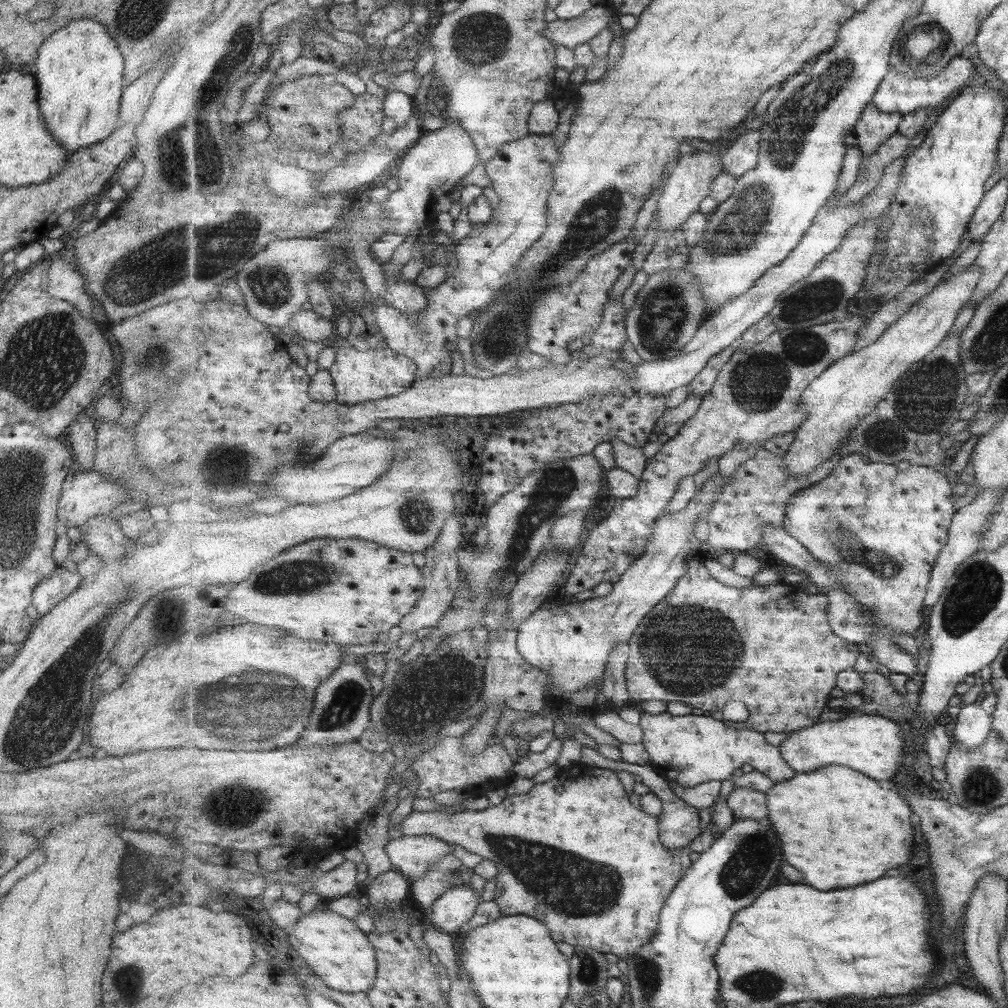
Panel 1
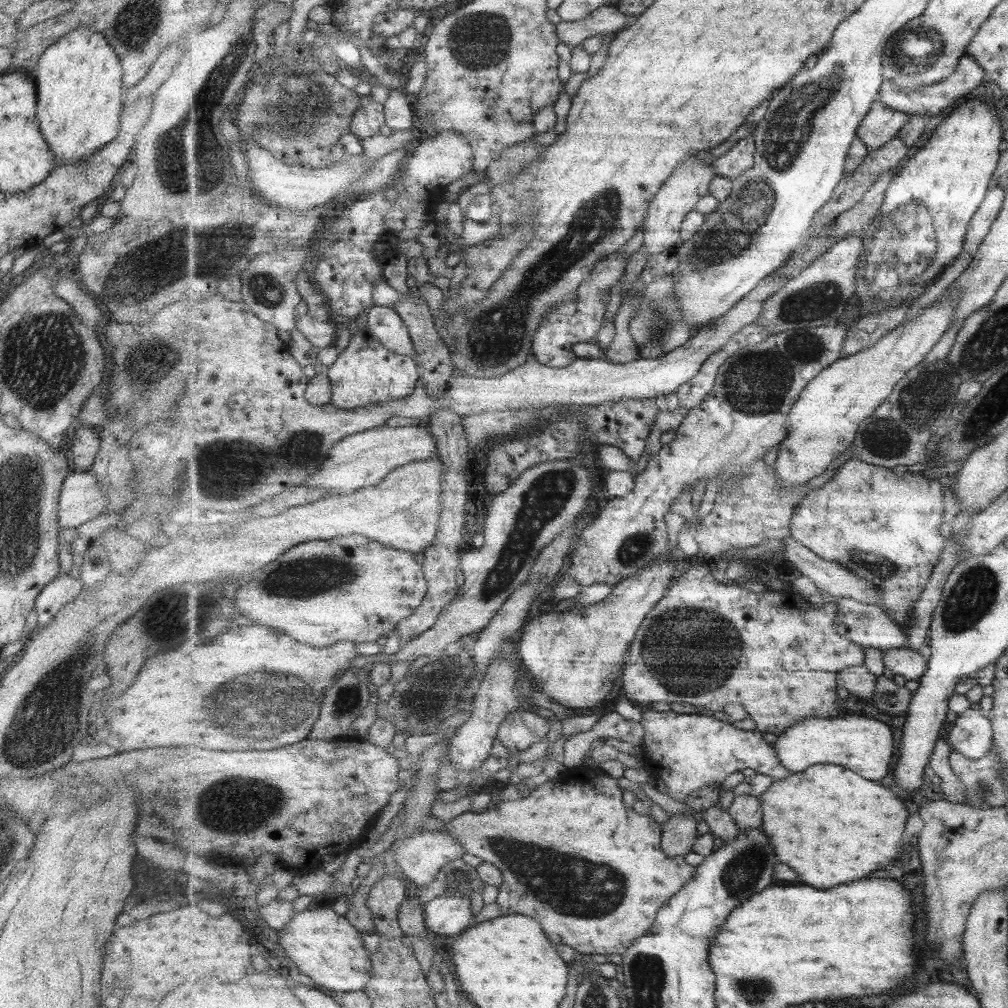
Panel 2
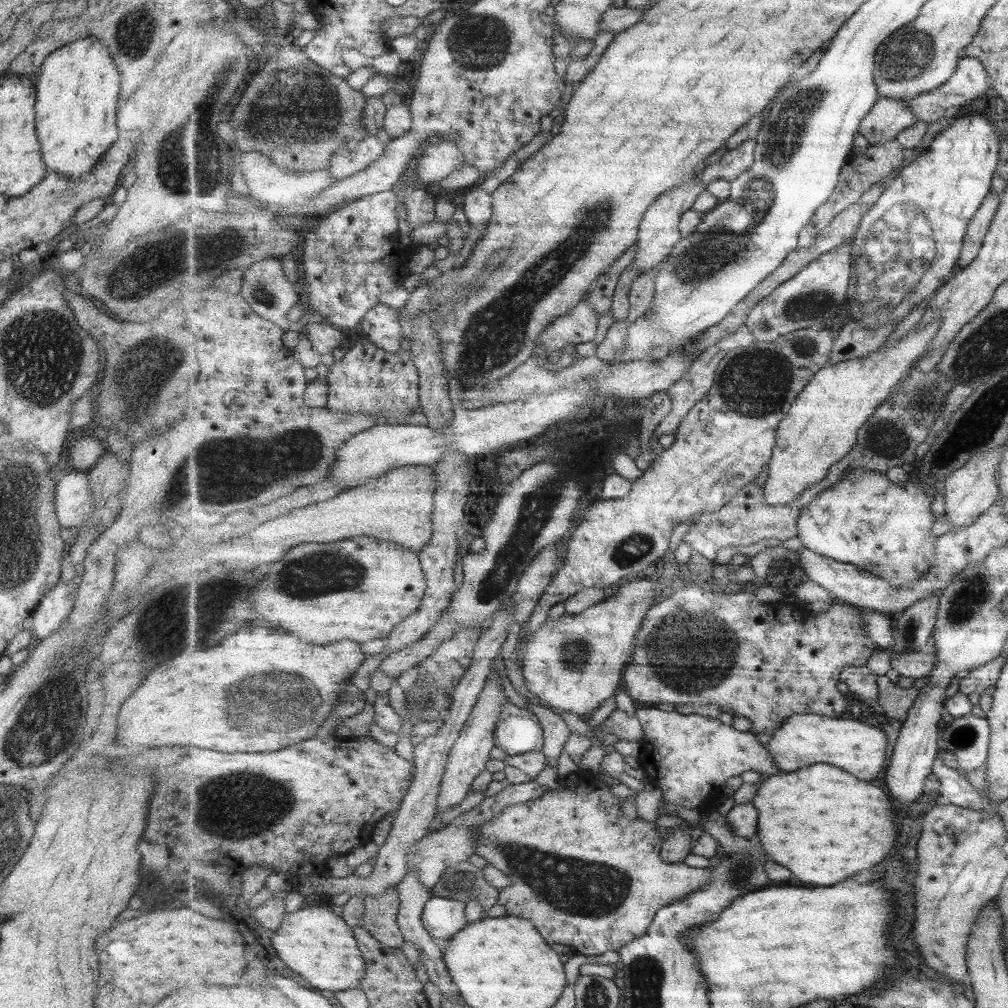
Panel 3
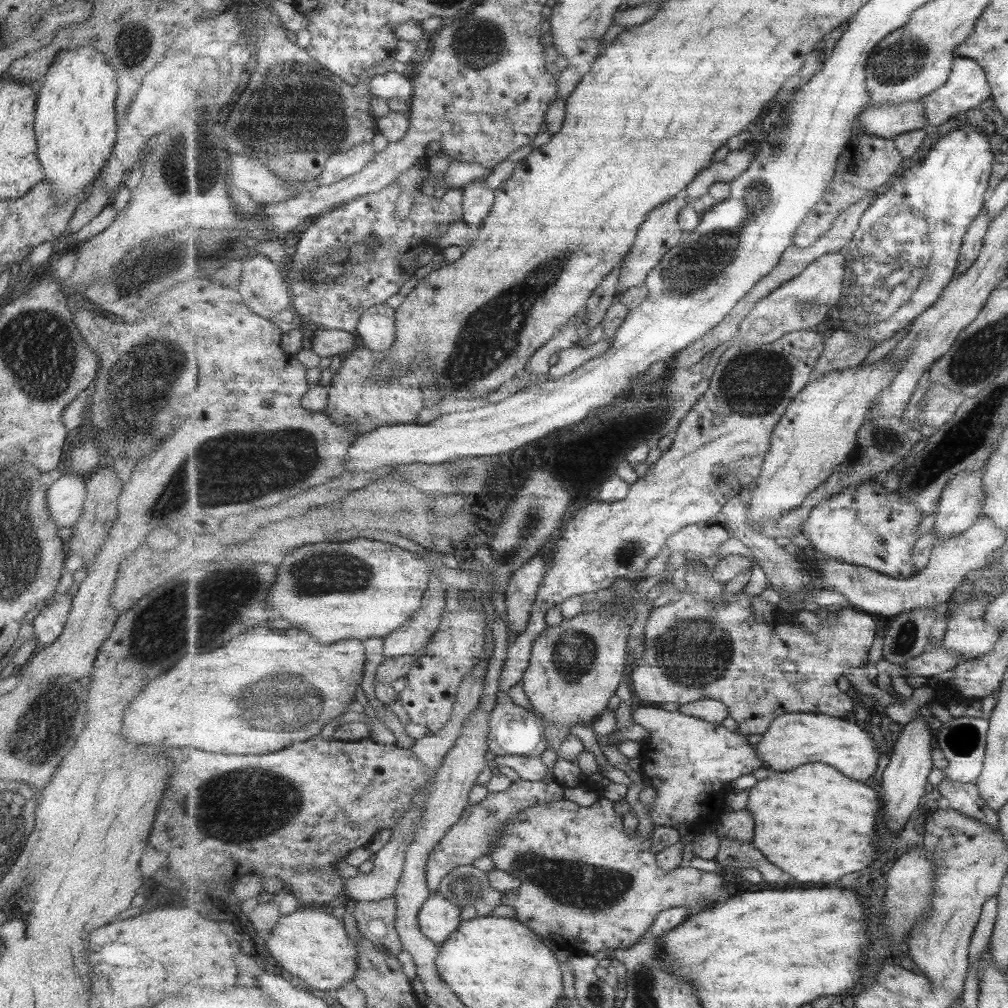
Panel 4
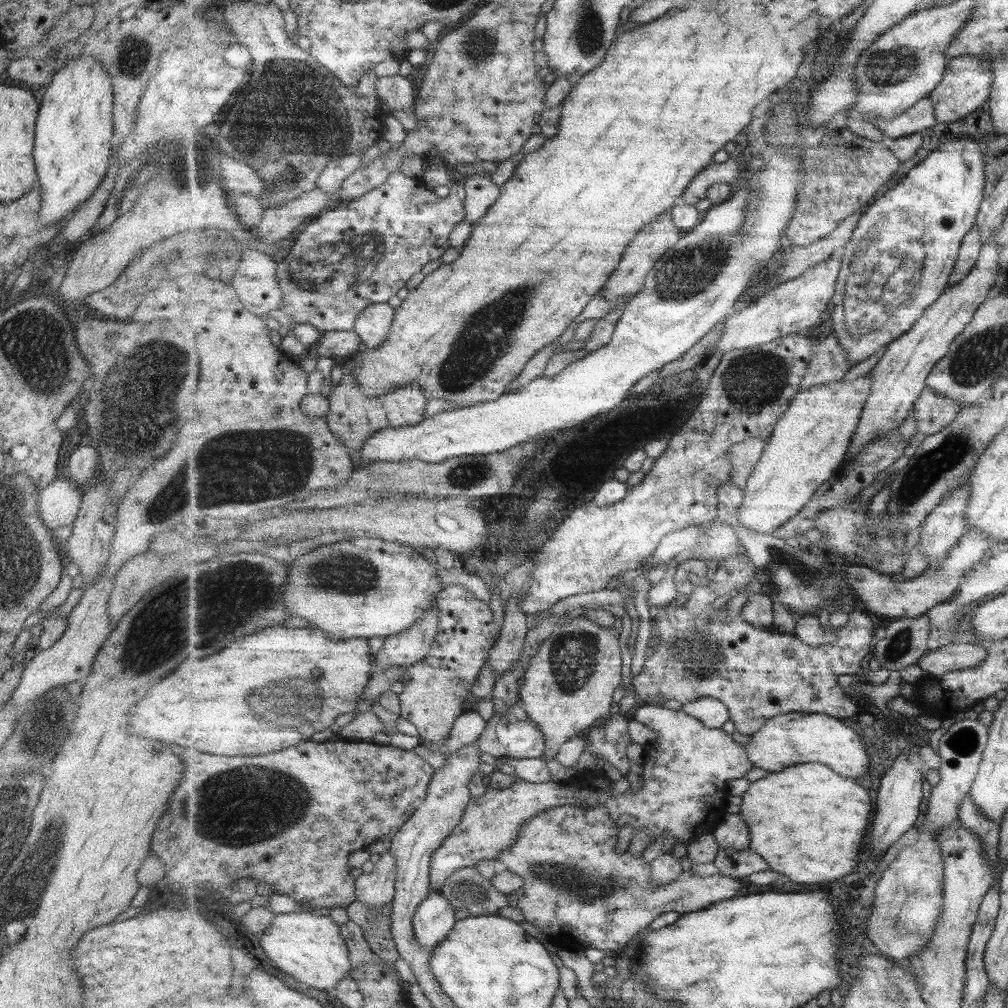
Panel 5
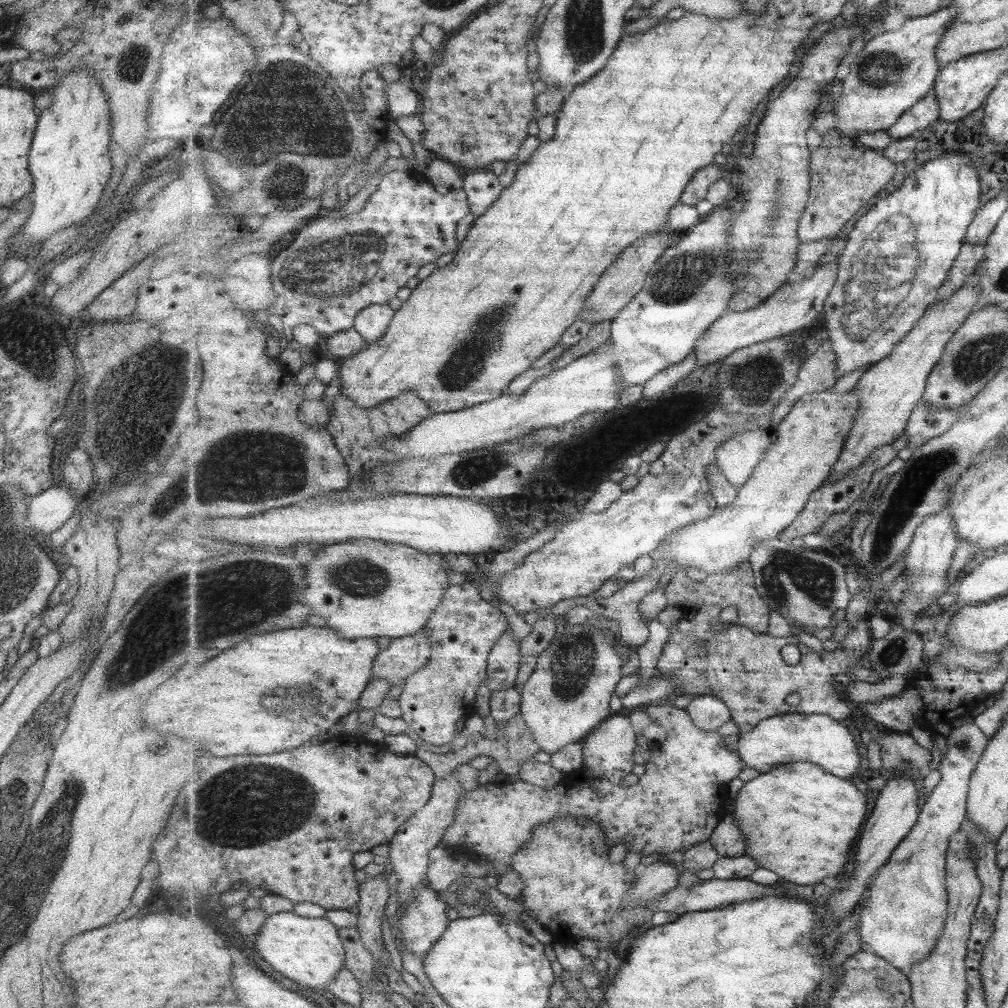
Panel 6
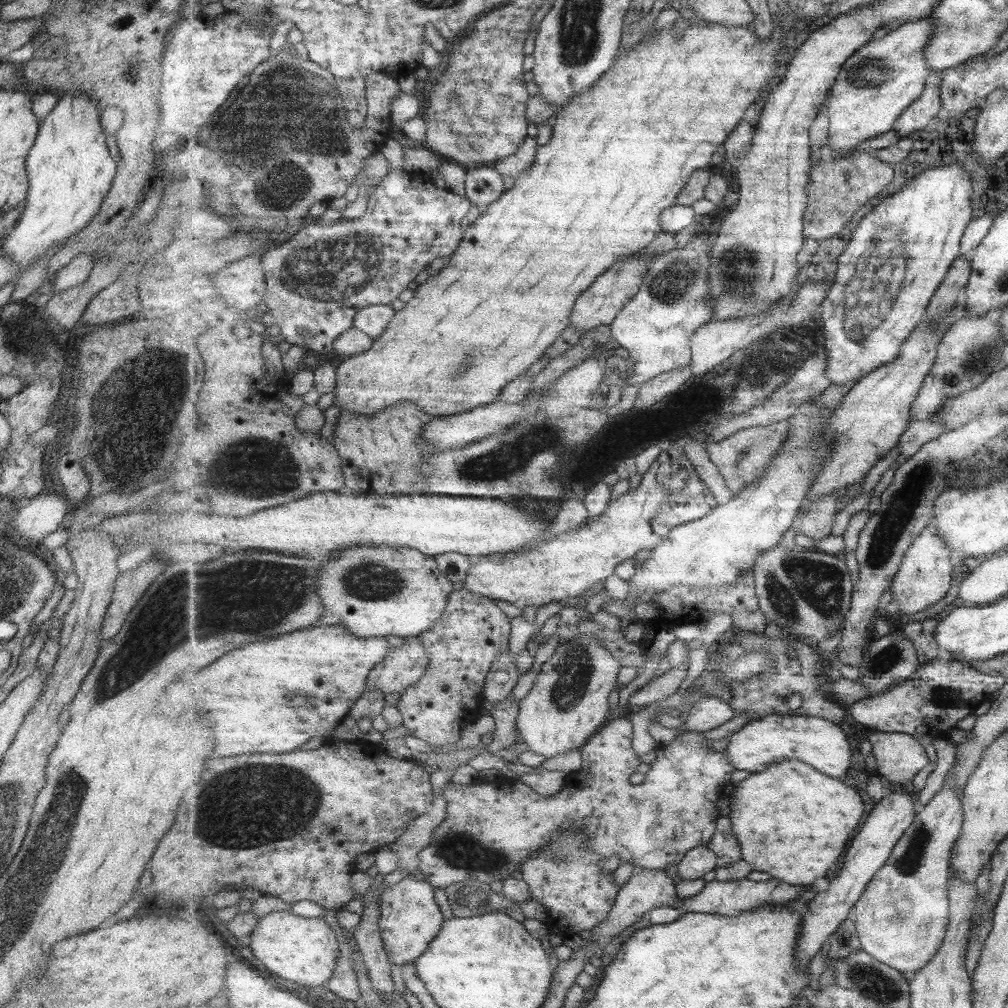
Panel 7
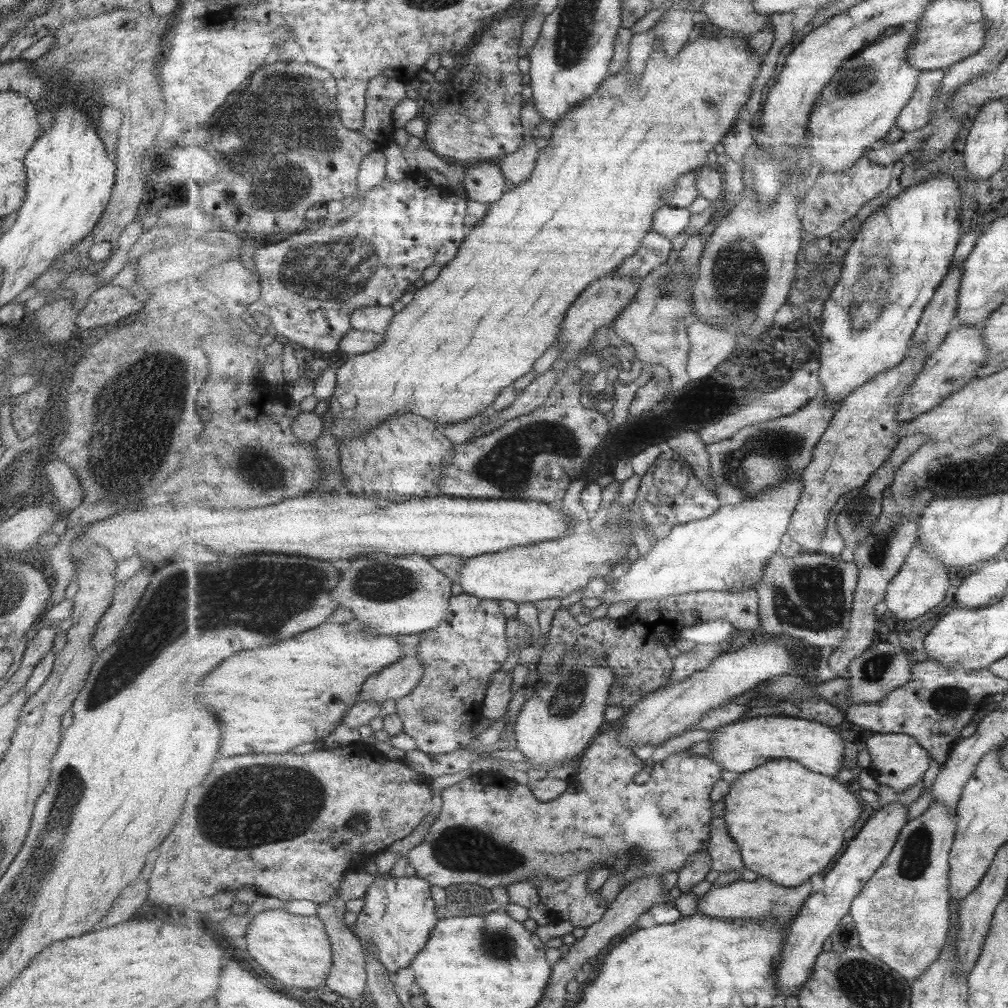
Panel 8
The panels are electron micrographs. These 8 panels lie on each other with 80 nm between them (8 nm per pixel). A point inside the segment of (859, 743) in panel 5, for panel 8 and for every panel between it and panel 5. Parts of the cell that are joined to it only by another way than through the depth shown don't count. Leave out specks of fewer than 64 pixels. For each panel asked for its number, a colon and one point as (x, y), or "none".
6: (820, 739)
7: (818, 741)
8: (739, 747)

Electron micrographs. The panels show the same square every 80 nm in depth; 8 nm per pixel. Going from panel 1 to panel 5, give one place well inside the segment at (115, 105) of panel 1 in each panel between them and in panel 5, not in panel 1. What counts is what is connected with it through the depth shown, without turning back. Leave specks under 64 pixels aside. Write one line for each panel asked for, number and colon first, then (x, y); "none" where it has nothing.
2: (79, 93)
3: (78, 87)
4: (75, 122)
5: (74, 136)

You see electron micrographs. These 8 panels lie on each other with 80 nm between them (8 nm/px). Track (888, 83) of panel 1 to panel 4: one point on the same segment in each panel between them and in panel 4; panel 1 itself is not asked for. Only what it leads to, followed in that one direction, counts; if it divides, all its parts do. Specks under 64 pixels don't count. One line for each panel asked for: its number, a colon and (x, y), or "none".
2: (968, 78)
3: (971, 81)
4: (968, 86)

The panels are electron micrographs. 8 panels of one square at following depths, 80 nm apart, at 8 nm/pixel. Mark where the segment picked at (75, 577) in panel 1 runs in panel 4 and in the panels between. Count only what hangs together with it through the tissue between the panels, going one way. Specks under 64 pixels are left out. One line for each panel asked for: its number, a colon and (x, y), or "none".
2: (59, 592)
3: (56, 604)
4: (49, 622)

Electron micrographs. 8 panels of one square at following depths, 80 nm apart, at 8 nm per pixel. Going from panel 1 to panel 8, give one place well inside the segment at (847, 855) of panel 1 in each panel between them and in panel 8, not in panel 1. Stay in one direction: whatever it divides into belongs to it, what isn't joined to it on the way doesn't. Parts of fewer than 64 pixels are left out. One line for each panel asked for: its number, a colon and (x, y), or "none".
2: (831, 825)
3: (825, 825)
4: (817, 824)
5: (816, 832)
6: (809, 820)
7: (794, 822)
8: (790, 822)

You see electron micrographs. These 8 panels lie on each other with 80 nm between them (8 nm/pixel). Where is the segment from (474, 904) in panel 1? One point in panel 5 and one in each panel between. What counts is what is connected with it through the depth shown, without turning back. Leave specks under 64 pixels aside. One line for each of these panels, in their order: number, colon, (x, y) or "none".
2: (446, 915)
3: (443, 918)
4: (440, 918)
5: (435, 919)

